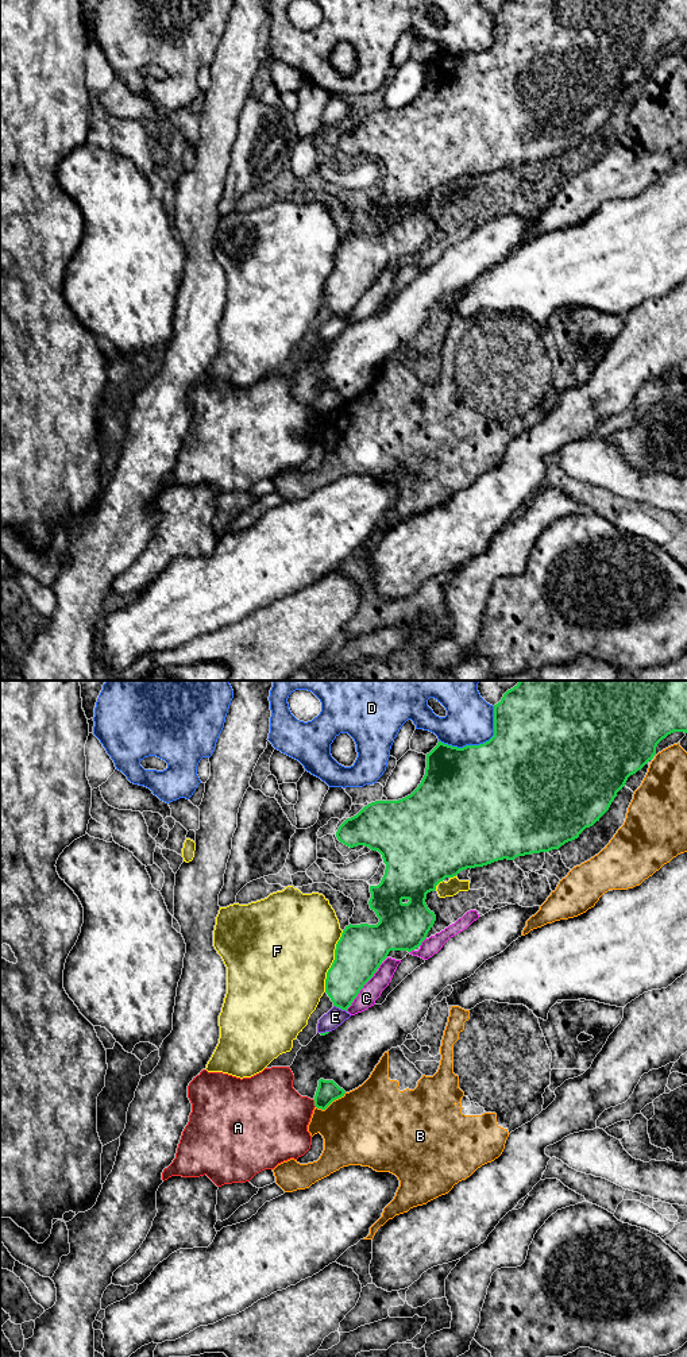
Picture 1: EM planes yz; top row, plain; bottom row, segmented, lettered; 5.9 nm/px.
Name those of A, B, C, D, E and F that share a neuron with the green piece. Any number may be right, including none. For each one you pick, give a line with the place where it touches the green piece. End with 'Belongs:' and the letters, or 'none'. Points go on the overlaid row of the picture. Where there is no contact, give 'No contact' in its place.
Belongs: none

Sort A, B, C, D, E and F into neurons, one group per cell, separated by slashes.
A / B / C E / D / F

